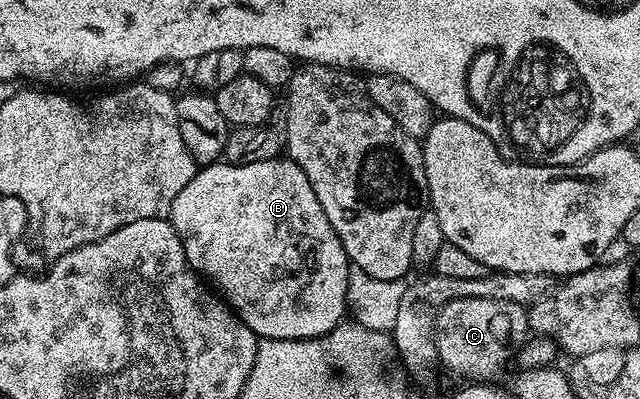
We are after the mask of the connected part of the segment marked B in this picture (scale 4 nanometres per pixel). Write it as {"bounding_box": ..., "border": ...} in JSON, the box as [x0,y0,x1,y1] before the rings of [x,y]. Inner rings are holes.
{"bounding_box":[170,156,350,340],"border":[[[281,156],[241,166],[234,166],[231,162],[223,160],[201,165],[190,180],[190,184],[186,184],[186,188],[182,188],[182,192],[178,192],[178,196],[174,196],[170,221],[182,239],[186,260],[191,264],[193,270],[207,279],[219,291],[223,301],[227,302],[236,311],[236,315],[255,332],[257,339],[302,340],[303,338],[317,338],[330,333],[334,327],[345,321],[348,308],[350,263],[330,220],[326,220],[326,212],[322,212],[322,204],[318,204],[318,196],[314,196],[314,188],[310,188],[310,180],[306,180],[306,172],[302,172],[302,168],[298,168],[298,164],[294,164],[291,158]]]}

